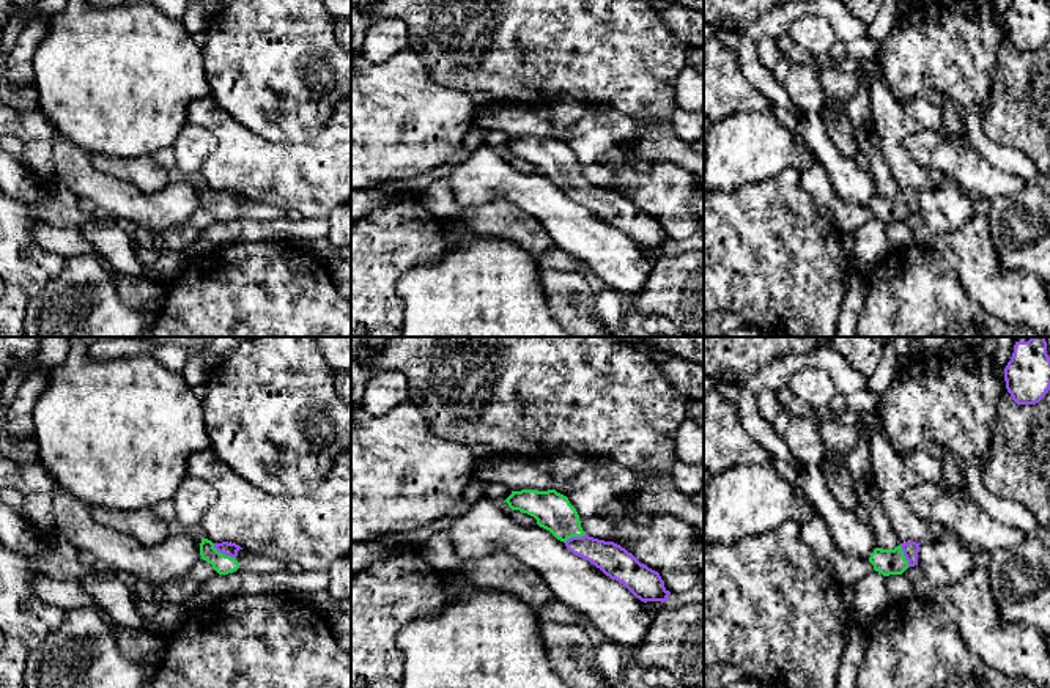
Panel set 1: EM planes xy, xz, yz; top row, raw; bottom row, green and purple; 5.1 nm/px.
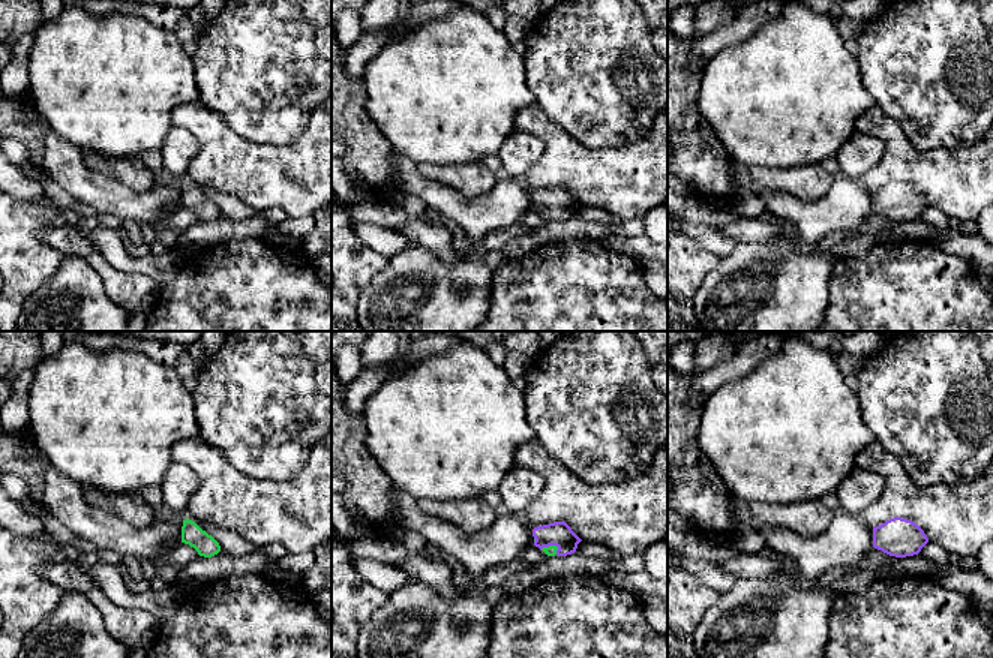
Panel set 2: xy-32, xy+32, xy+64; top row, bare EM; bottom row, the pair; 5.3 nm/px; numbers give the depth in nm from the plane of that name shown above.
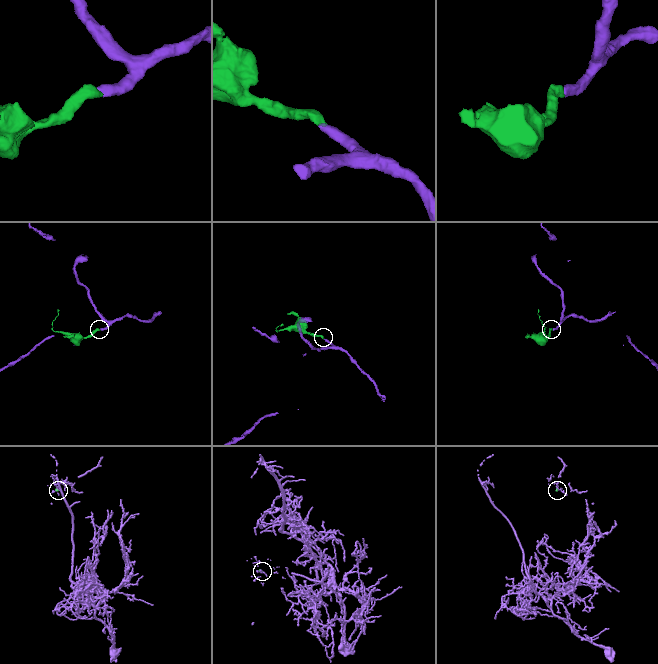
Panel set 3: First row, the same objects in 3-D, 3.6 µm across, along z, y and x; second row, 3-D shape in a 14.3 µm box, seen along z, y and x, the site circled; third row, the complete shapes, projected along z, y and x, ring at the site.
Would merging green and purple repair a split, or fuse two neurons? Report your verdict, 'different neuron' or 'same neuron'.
same neuron

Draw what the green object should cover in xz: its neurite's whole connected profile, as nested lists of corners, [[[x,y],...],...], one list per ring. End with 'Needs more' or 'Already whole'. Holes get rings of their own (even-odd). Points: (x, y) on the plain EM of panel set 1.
[[[556,137],[512,139],[504,148],[537,167],[537,172],[564,189],[573,202],[592,209],[606,224],[622,230],[641,249],[661,249],[669,244],[660,220],[641,211],[631,200],[614,189],[584,181],[579,162],[568,145]]]. Needs more

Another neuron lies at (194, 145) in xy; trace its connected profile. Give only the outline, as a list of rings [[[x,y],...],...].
[[[186,123],[173,145],[178,175],[198,178],[203,164],[217,150],[217,145],[213,132]]]

